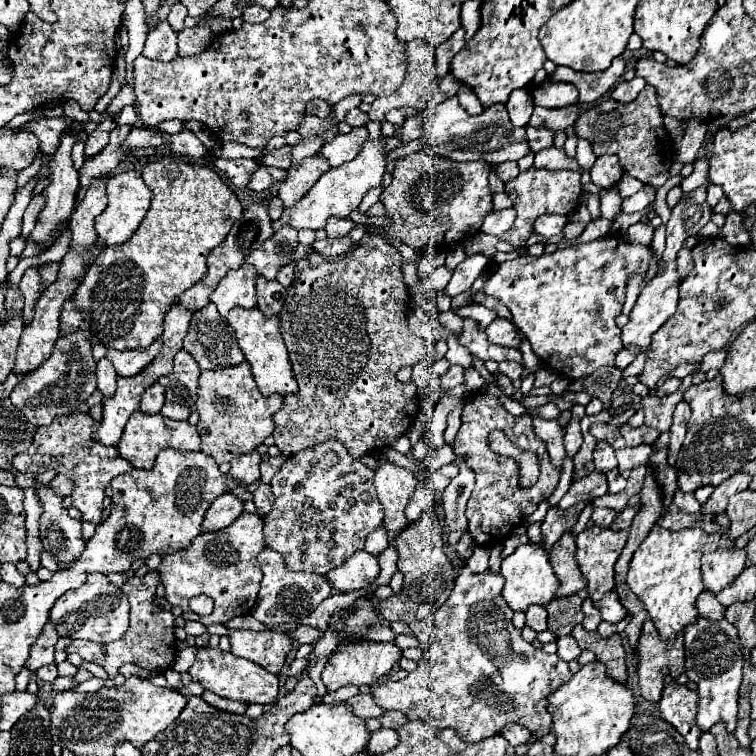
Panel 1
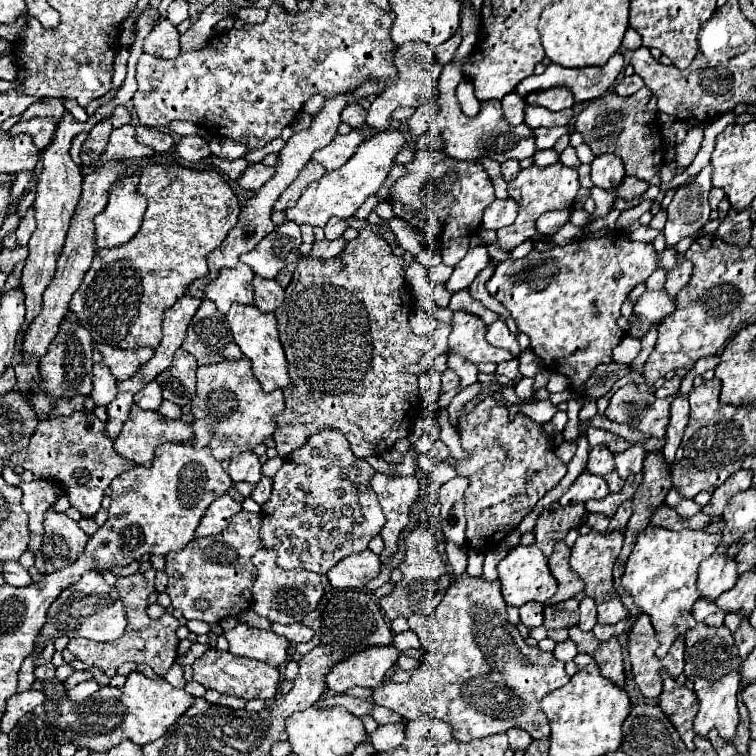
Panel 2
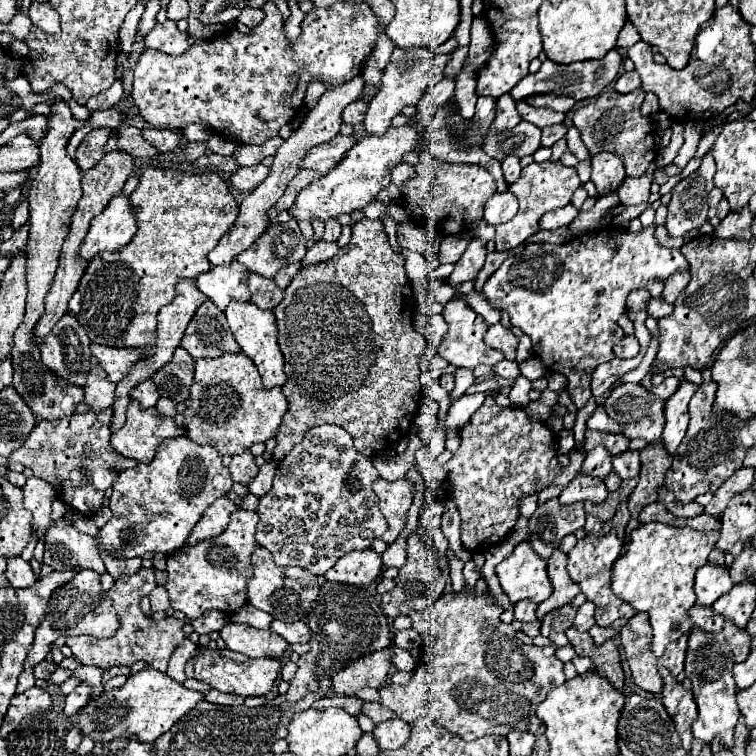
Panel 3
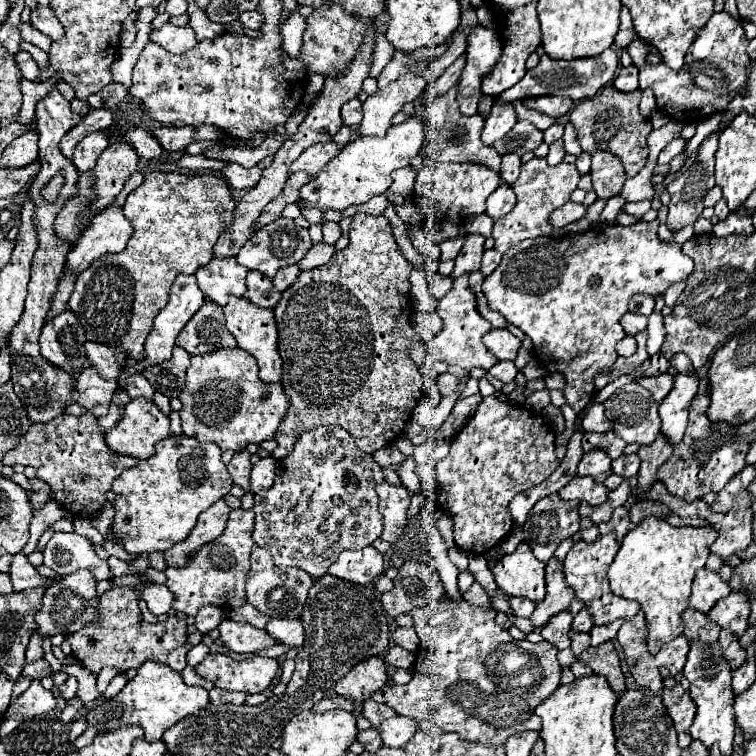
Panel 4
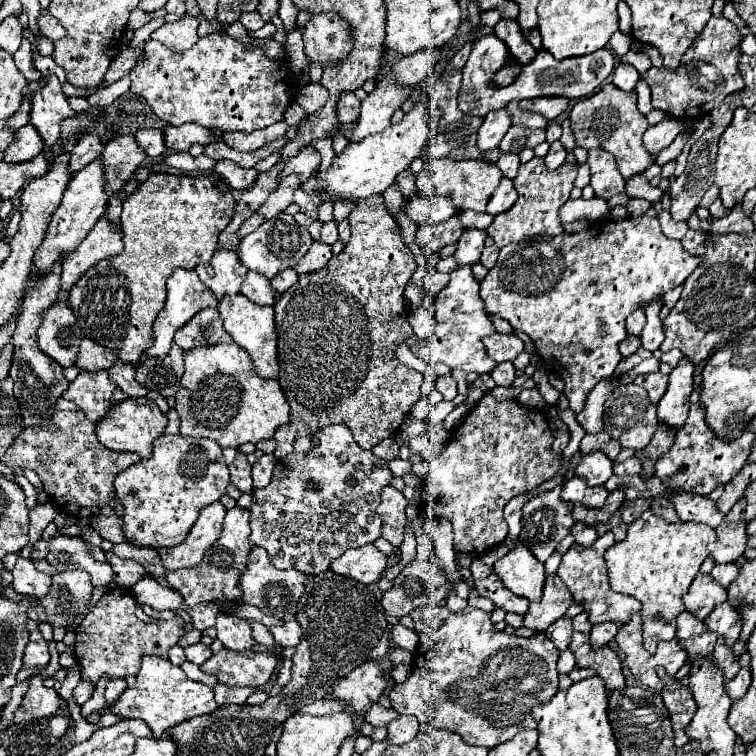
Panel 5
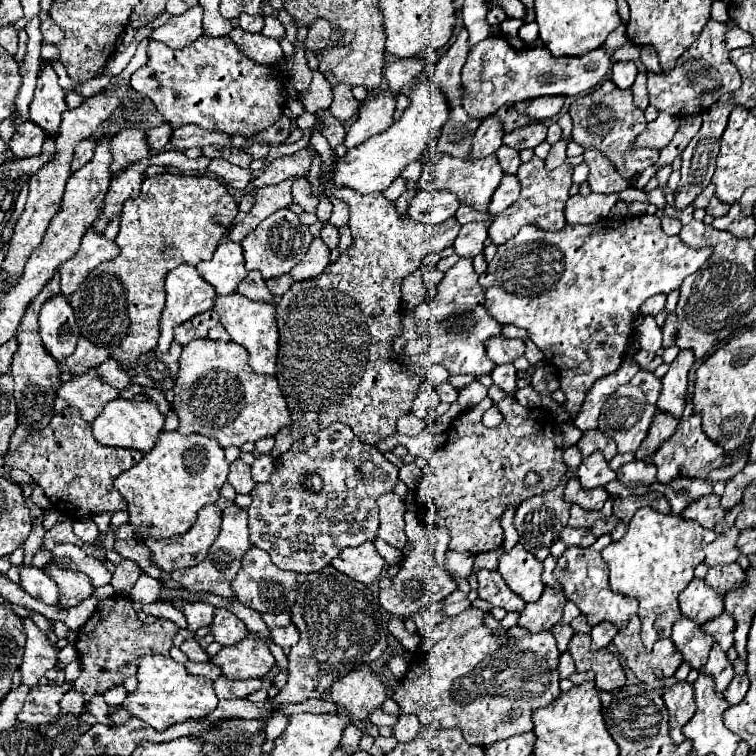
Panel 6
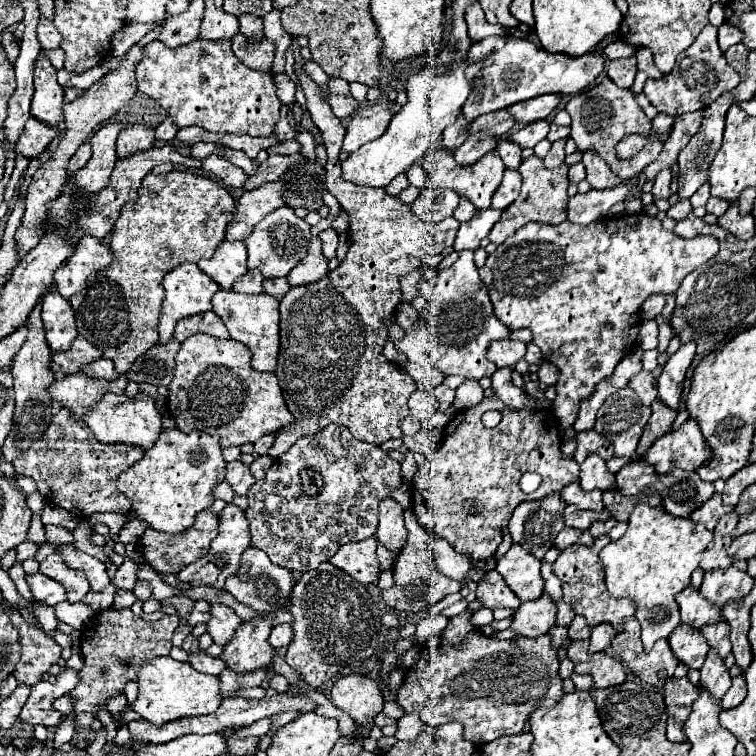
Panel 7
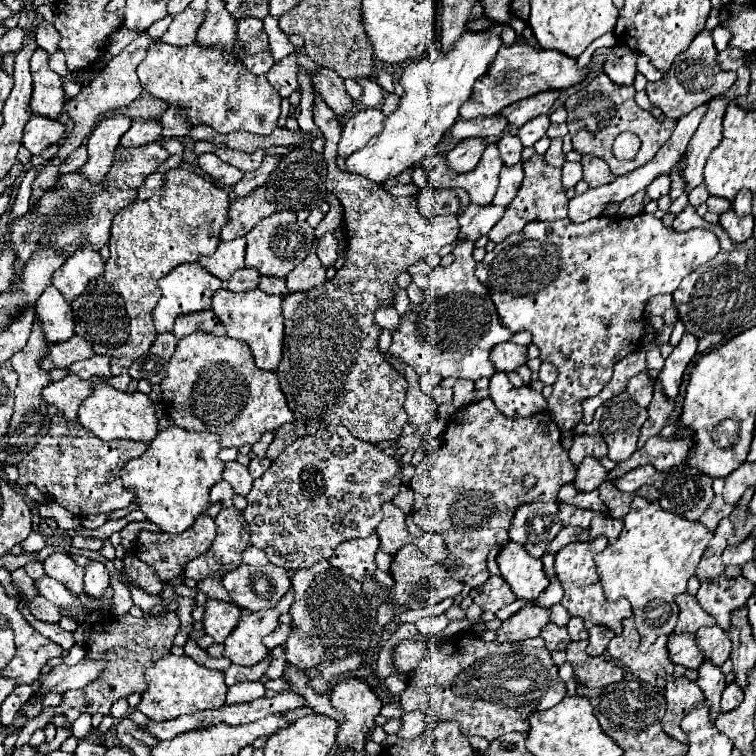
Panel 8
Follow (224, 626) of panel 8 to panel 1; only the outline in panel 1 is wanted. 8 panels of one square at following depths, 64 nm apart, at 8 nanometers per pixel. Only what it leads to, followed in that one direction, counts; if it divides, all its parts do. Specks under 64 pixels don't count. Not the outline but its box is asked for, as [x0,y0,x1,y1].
[230,630,292,676]

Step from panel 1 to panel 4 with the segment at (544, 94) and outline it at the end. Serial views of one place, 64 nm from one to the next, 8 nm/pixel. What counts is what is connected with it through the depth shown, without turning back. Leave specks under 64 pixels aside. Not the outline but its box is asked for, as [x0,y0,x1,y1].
[524,96,572,116]

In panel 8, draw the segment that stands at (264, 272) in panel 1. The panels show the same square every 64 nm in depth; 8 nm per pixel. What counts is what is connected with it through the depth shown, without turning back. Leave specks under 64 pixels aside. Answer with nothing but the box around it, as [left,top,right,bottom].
[246,210,314,278]

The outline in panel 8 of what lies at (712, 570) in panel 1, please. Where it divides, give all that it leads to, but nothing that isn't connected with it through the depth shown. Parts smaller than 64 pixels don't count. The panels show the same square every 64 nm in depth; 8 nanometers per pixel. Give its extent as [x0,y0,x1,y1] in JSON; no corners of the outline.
[674,592,716,634]

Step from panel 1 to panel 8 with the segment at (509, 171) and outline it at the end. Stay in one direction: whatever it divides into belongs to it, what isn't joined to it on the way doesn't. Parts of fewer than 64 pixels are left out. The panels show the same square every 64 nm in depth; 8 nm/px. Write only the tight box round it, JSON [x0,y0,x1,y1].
[496,132,522,166]

